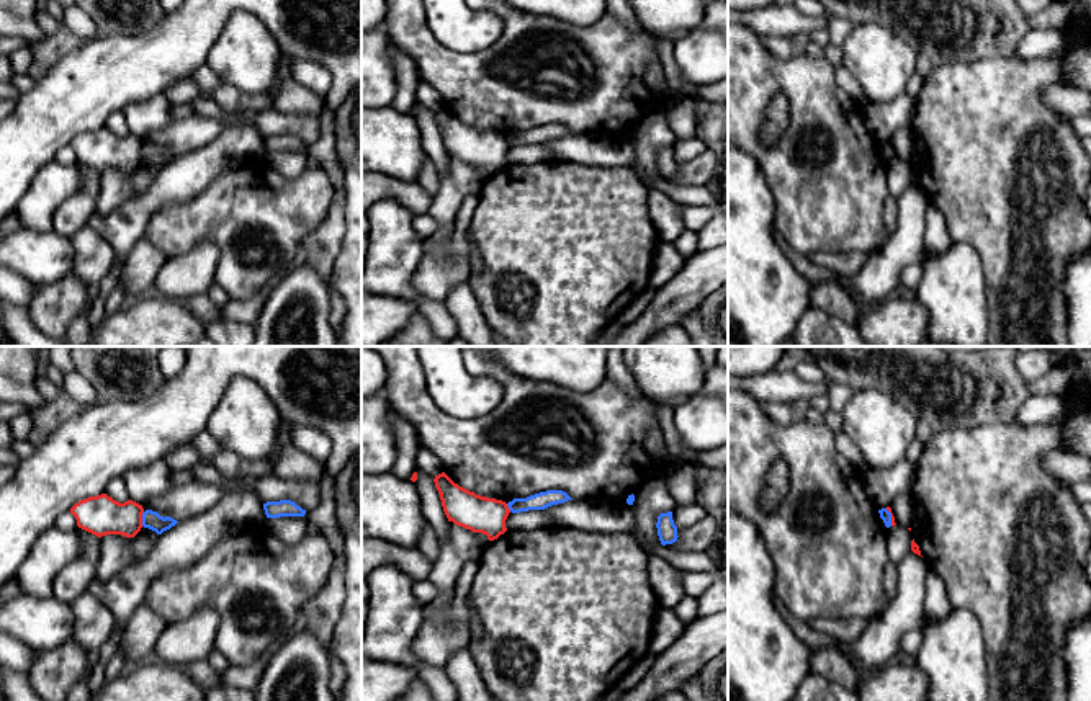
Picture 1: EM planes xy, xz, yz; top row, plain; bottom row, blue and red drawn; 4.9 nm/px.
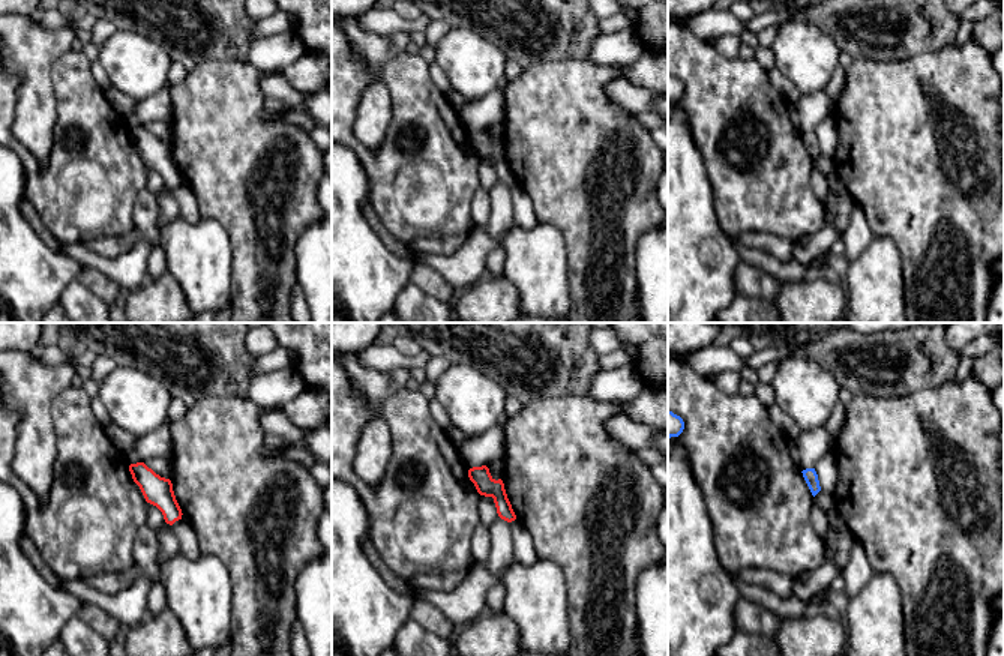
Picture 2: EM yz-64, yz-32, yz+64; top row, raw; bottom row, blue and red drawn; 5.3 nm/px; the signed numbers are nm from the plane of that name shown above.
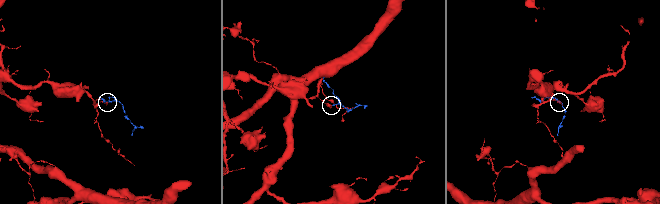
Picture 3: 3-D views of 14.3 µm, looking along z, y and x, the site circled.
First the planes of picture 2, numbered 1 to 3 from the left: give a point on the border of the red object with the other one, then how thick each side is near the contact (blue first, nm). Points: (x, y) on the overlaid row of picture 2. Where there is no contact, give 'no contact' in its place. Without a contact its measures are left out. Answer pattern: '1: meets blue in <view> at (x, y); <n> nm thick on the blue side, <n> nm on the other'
1: no contact
2: no contact
3: no contact

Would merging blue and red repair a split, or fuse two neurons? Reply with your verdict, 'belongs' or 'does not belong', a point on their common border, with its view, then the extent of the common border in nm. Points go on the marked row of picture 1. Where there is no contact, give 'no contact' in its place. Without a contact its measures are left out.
does not belong | xy (143, 518) | 70 nm

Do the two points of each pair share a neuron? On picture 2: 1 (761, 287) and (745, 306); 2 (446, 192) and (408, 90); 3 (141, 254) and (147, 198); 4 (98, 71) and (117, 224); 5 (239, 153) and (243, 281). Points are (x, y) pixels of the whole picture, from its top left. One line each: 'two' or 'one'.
1: two
2: one
3: two
4: two
5: one

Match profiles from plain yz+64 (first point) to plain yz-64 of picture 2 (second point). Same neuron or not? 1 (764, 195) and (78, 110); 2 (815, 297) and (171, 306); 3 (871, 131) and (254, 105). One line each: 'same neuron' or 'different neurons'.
1: same neuron
2: same neuron
3: same neuron

